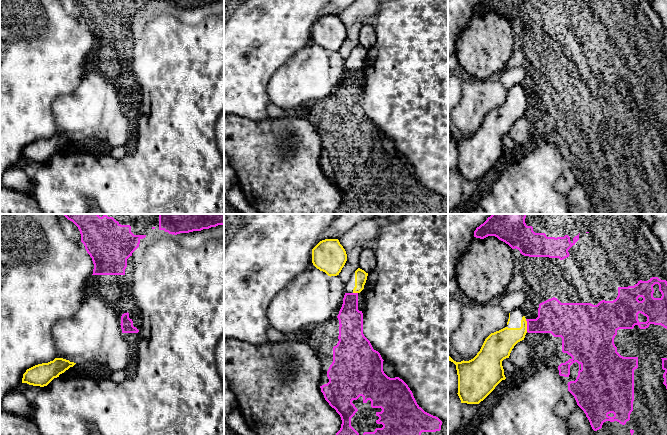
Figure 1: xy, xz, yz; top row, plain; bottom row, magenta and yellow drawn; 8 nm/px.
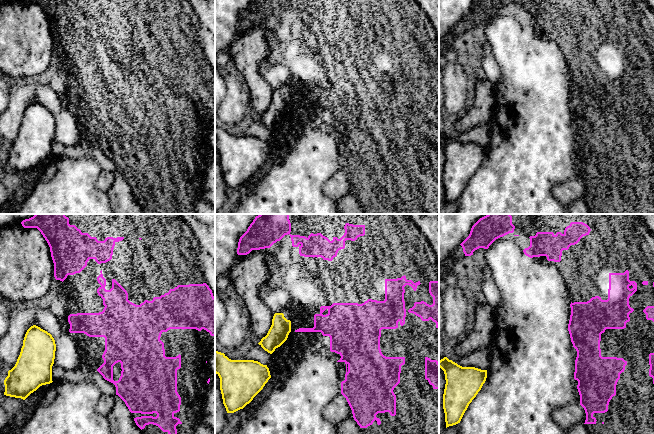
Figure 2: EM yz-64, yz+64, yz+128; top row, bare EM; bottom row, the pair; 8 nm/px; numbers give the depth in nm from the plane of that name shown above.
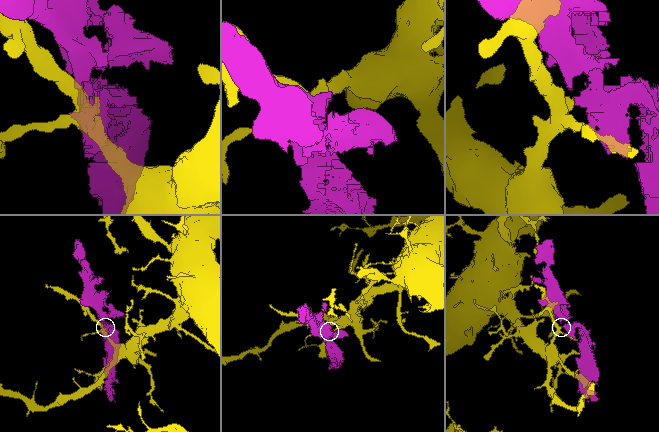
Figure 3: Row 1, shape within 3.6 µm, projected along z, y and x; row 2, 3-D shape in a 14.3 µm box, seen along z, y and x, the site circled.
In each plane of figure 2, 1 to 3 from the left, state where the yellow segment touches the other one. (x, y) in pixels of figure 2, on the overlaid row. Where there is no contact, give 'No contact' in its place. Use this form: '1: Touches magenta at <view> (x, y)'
1: No contact
2: No contact
3: No contact

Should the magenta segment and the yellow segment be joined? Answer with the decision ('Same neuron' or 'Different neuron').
Different neuron

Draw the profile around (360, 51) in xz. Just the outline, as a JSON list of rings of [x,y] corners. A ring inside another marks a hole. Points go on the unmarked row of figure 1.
[[[358,44],[352,49],[349,57],[345,60],[344,67],[346,69],[360,69],[364,65],[368,49]]]

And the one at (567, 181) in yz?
[[[566,167],[562,175],[555,182],[555,189],[560,194],[567,196],[577,183],[578,181],[574,172],[569,167]]]

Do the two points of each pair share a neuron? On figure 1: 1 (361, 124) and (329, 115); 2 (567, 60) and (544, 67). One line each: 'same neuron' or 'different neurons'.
1: same neuron
2: different neurons

